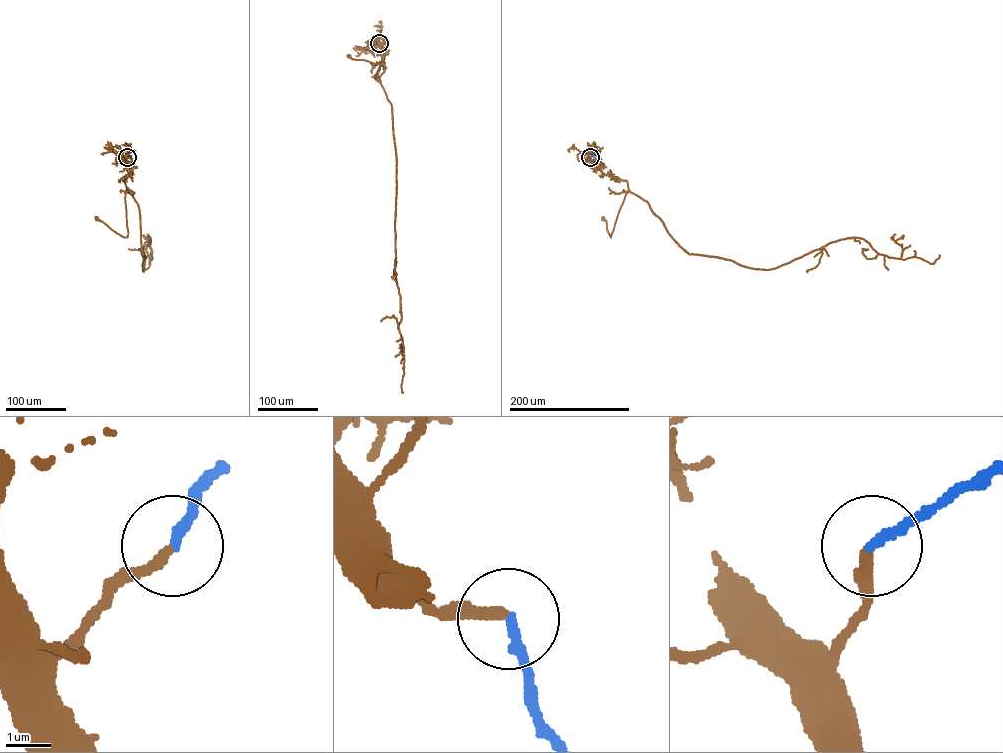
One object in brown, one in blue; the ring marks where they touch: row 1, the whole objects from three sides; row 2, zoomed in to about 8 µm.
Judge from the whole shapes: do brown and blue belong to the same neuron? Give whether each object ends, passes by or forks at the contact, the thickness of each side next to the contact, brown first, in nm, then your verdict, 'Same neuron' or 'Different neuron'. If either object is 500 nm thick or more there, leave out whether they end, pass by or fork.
At the ring brown ends. At the ring blue ends. Thickness 240 nm (brown) against 240 nm. Same neuron

